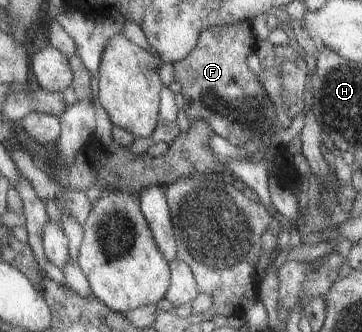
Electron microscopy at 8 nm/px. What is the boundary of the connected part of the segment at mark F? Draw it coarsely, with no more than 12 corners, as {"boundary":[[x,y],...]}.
{"boundary":[[245,20],[171,64],[188,122],[238,147],[275,122]]}

